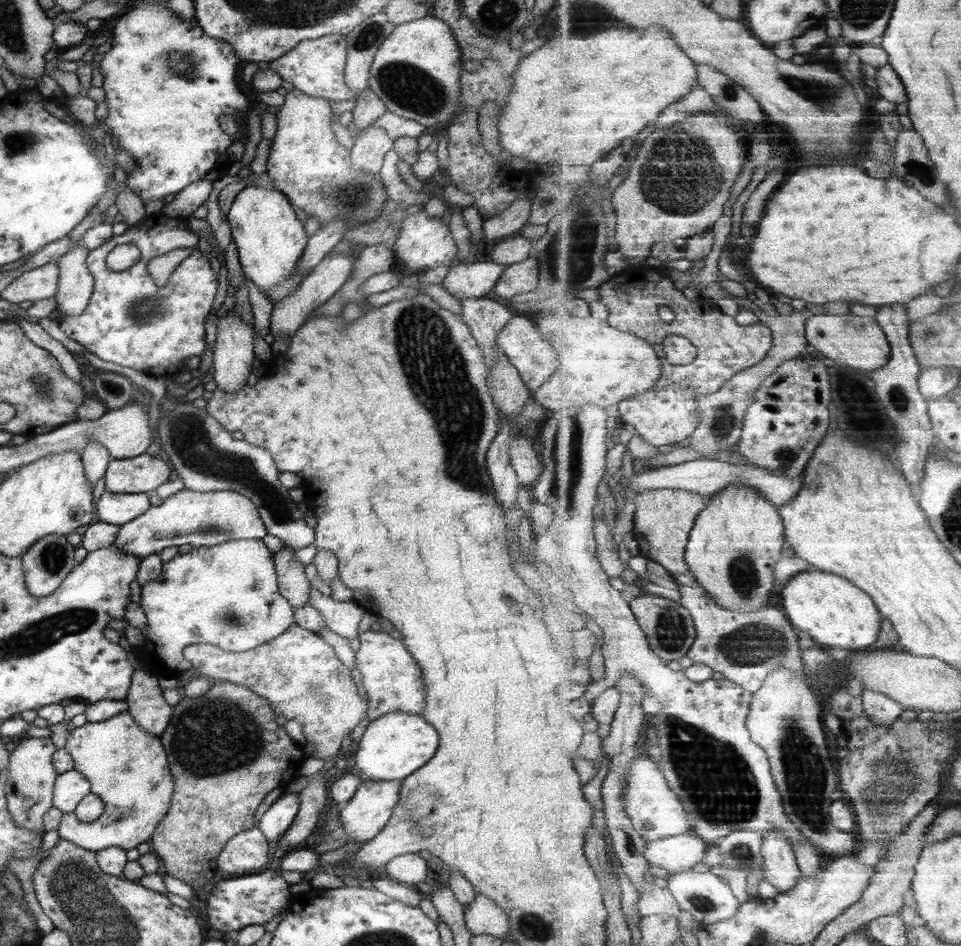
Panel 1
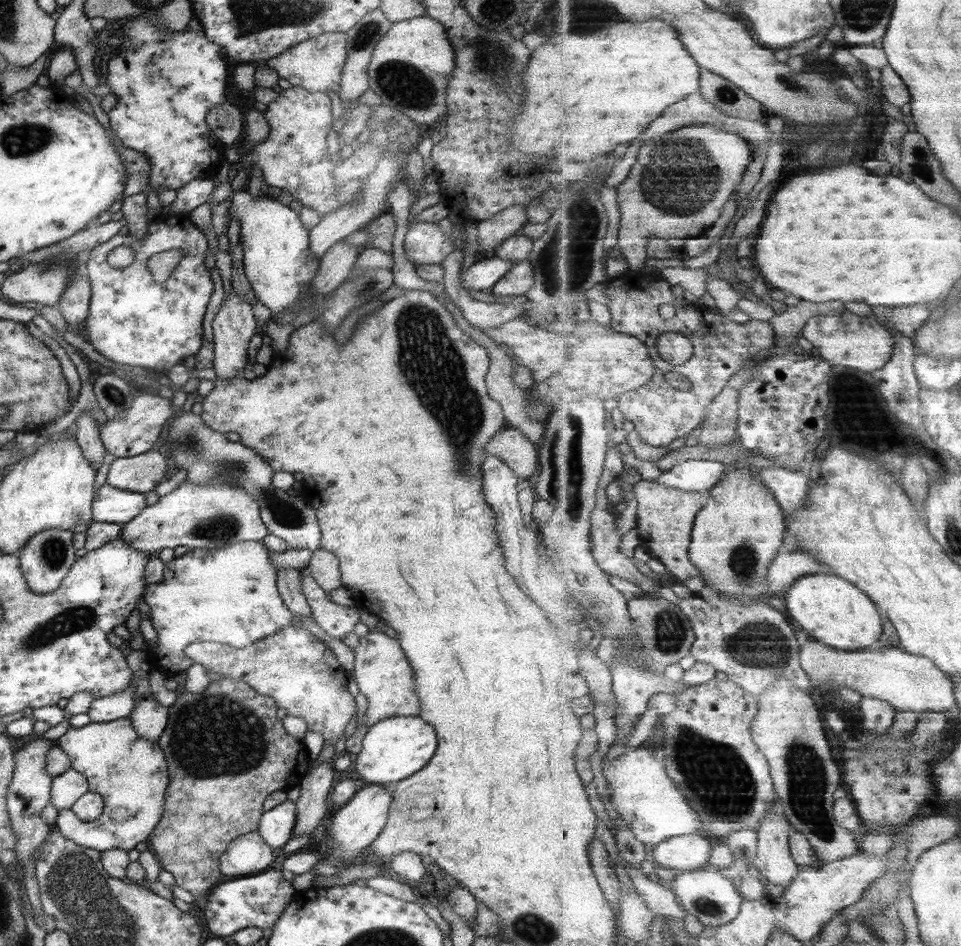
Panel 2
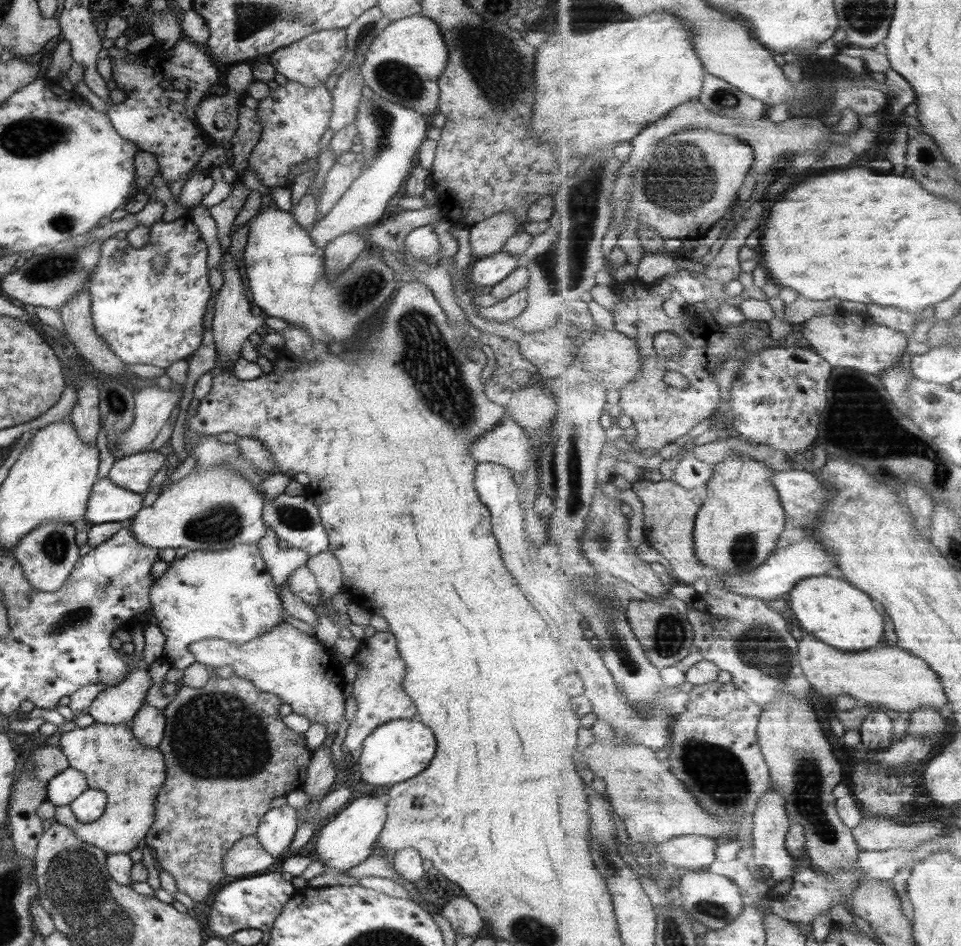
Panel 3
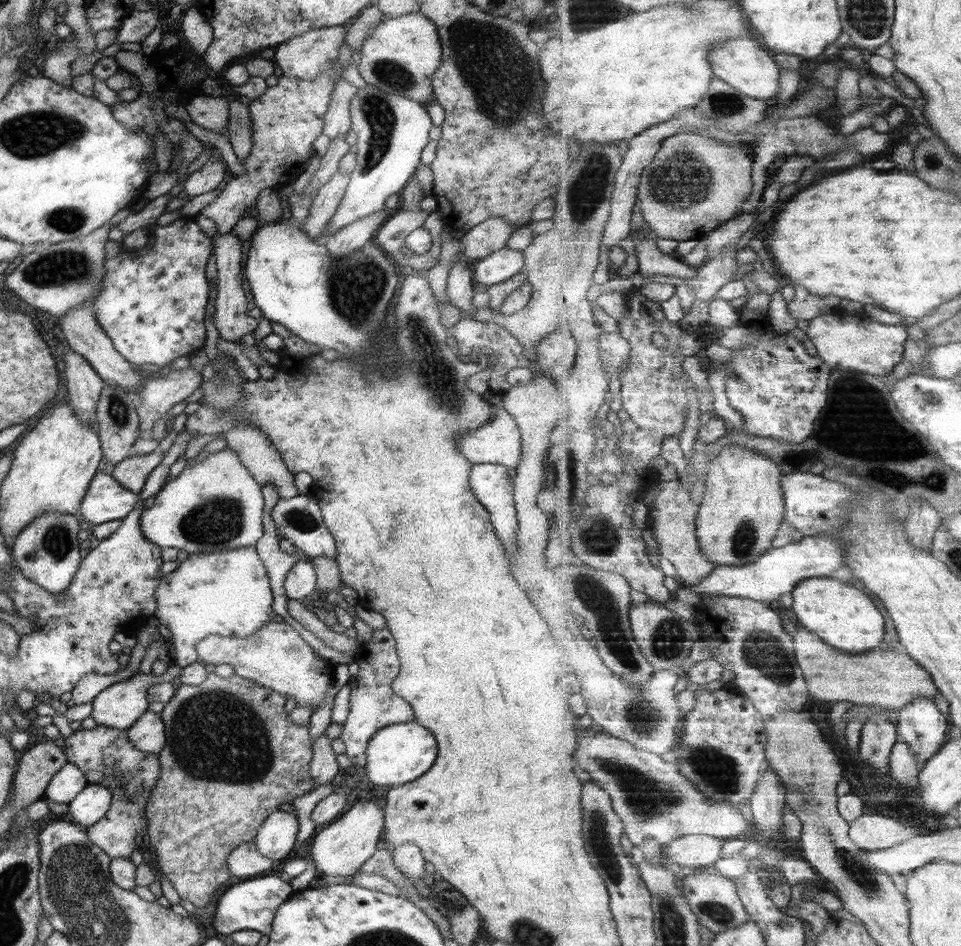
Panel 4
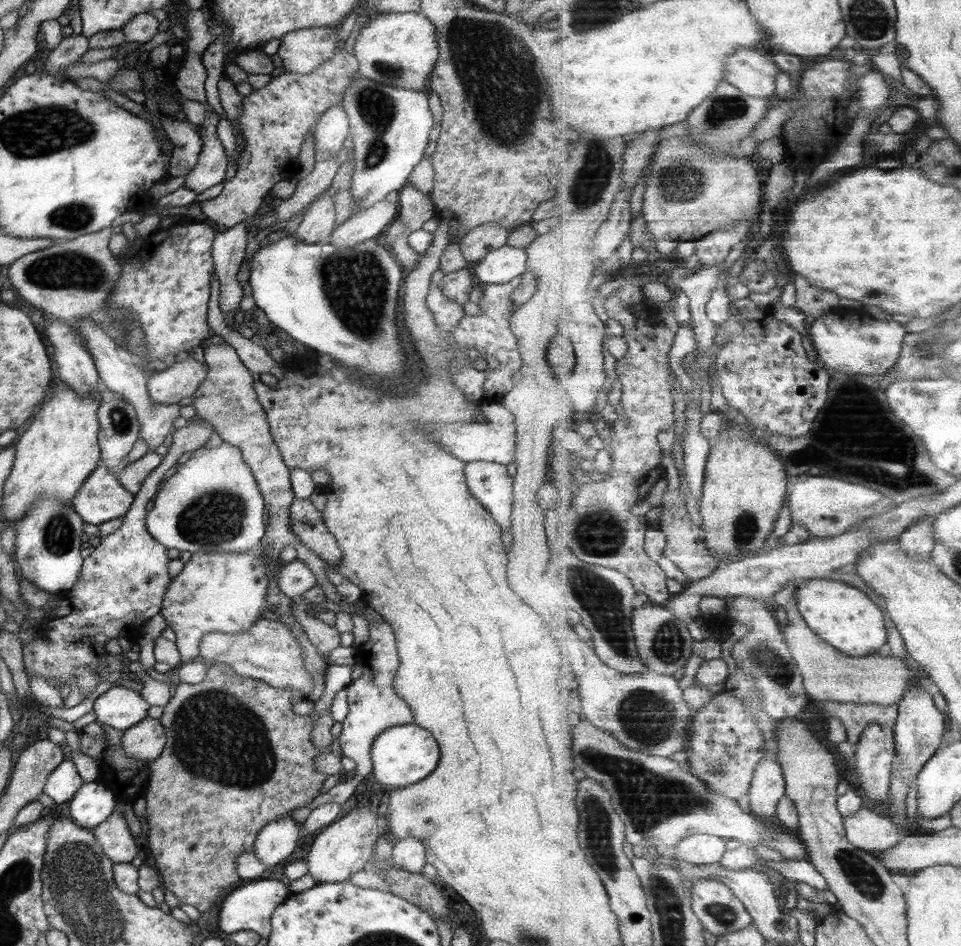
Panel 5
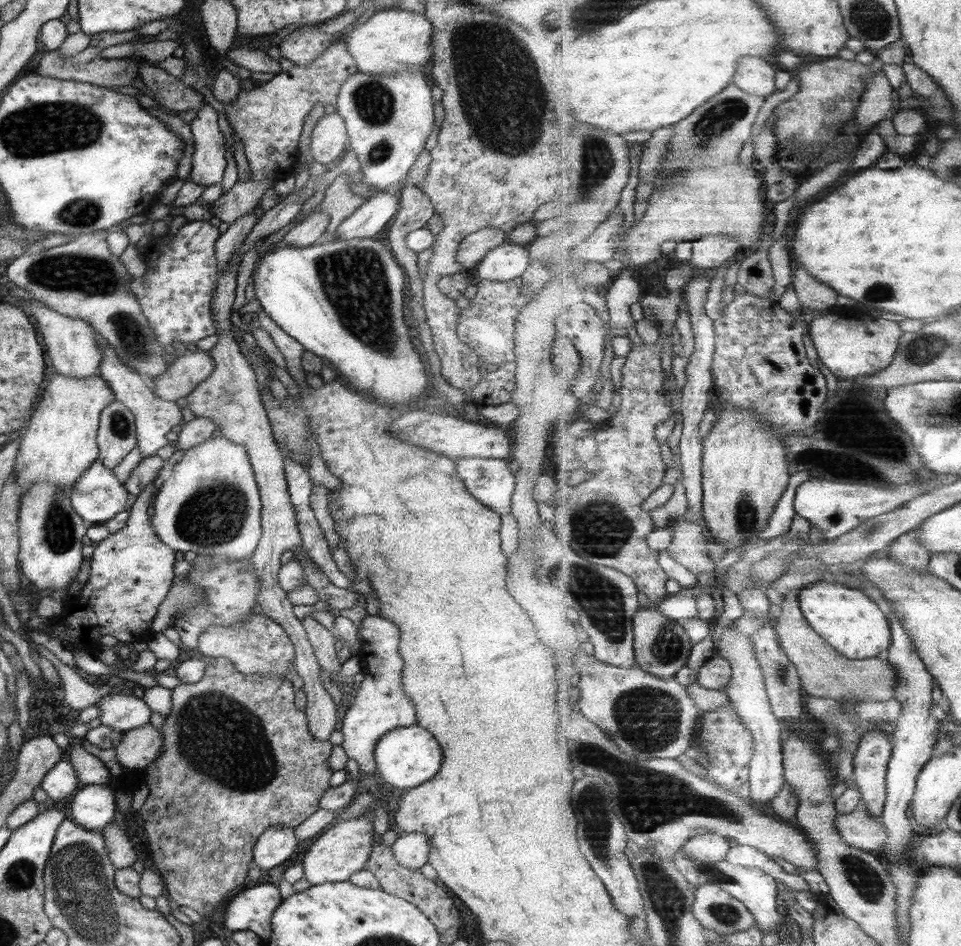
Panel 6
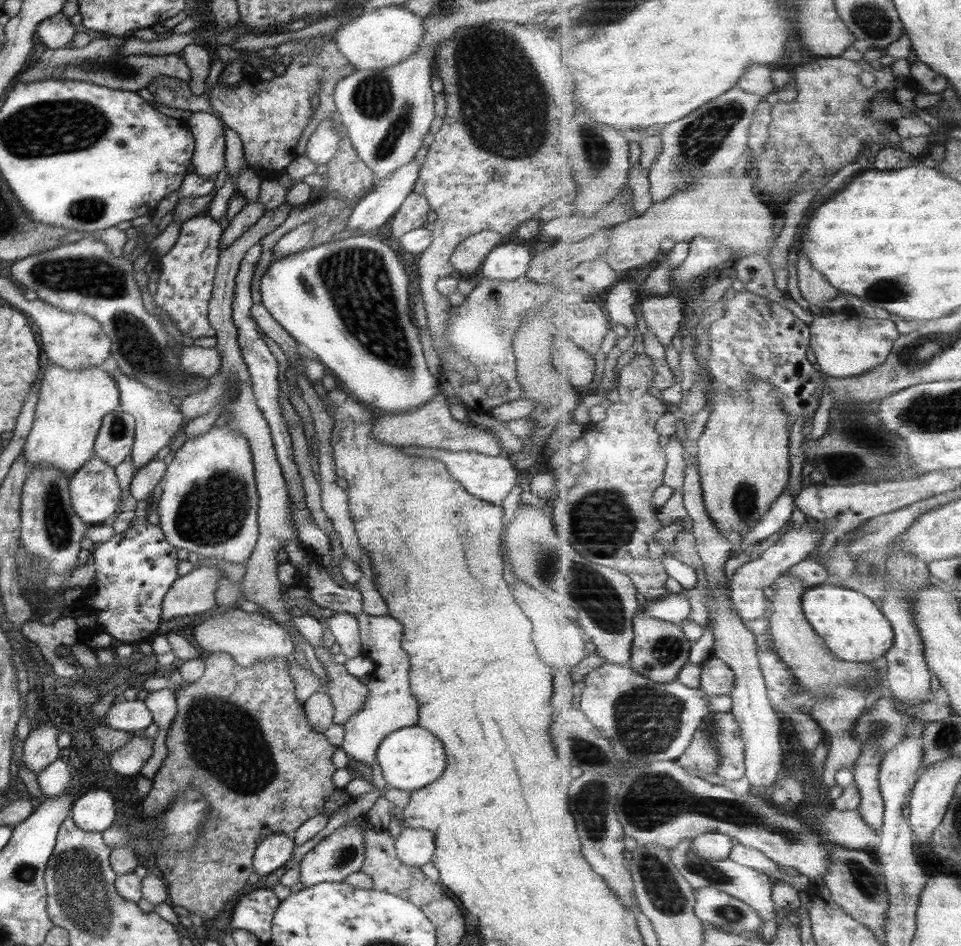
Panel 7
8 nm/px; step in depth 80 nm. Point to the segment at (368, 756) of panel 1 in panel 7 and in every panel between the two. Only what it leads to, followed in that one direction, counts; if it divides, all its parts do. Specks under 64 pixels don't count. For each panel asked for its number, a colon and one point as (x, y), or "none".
2: (393, 748)
3: (397, 750)
4: (397, 753)
5: (402, 754)
6: (404, 757)
7: (411, 757)

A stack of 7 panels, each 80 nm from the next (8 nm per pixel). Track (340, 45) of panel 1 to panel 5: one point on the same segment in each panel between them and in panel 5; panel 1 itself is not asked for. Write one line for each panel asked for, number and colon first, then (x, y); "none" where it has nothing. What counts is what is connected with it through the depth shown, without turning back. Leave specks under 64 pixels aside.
2: (315, 64)
3: (309, 61)
4: (304, 56)
5: (300, 51)

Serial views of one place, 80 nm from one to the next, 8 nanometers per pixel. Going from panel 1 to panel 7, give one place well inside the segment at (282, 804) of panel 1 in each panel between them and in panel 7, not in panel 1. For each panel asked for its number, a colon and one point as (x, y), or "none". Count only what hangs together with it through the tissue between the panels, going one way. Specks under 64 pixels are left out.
2: (275, 825)
3: (276, 827)
4: (275, 838)
5: (275, 841)
6: (273, 846)
7: (275, 849)

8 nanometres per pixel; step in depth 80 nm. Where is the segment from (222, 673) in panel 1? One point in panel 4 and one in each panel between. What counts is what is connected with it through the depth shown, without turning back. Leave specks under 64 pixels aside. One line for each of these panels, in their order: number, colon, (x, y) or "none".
2: (300, 673)
3: (285, 662)
4: (274, 657)

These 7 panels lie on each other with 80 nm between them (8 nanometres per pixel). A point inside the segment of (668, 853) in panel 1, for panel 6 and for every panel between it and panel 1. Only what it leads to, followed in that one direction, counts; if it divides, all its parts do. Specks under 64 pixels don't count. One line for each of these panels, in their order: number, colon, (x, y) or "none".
2: (688, 852)
3: (692, 851)
4: (695, 851)
5: (702, 849)
6: (711, 847)

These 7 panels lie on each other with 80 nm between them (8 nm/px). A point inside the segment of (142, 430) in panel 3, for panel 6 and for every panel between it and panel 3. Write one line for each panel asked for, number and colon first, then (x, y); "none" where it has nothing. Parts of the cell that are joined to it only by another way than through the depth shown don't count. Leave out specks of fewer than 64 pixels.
4: (158, 395)
5: (175, 381)
6: (179, 378)

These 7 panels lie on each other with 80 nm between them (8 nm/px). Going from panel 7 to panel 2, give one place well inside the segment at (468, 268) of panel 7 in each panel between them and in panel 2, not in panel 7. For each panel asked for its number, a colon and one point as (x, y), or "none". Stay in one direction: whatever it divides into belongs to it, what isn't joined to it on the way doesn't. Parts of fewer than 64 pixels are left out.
2: (490, 233)
3: (487, 237)
4: (490, 235)
5: (474, 245)
6: (472, 248)

